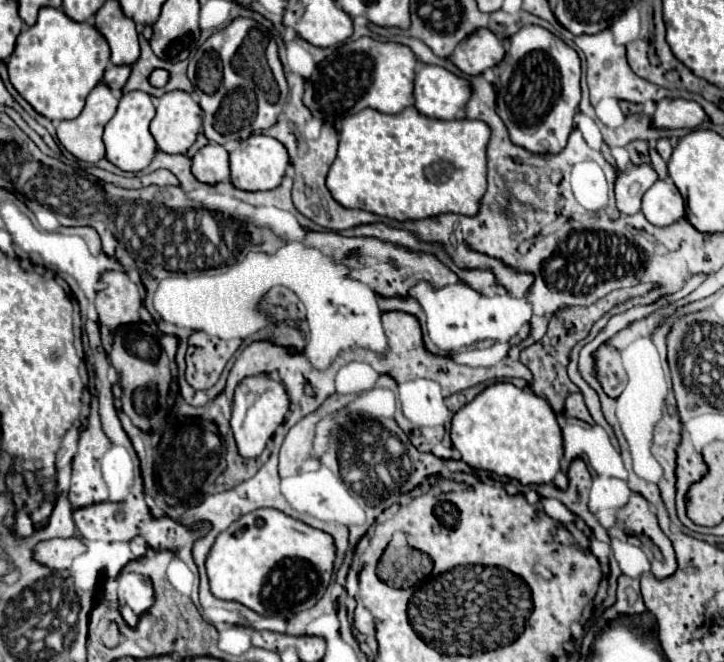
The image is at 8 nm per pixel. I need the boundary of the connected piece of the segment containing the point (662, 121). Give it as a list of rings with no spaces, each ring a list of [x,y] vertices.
[[[663,99],[653,113],[653,125],[665,129],[697,129],[705,119],[705,111],[699,103],[689,99]]]

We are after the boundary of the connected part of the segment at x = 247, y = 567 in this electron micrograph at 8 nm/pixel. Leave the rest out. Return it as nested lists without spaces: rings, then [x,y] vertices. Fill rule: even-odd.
[[[263,507],[243,515],[217,535],[207,553],[205,569],[211,593],[217,599],[237,601],[265,617],[291,617],[313,607],[325,593],[333,575],[335,543],[325,531]]]

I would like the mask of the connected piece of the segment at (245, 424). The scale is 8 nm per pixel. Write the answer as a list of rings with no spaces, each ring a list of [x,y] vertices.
[[[253,375],[245,377],[233,397],[231,405],[231,429],[239,447],[239,453],[247,459],[259,457],[261,451],[265,449],[267,441],[273,437],[275,429],[283,423],[285,415],[289,412],[289,397],[285,393],[285,387],[279,381],[271,381],[265,375]]]

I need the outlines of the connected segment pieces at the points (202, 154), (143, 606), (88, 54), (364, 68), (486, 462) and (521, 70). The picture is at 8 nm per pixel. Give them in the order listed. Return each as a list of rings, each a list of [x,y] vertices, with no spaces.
[[[209,143],[193,155],[193,175],[203,183],[229,181],[229,155],[223,145]]]
[[[121,573],[119,577],[119,603],[127,603],[137,615],[145,613],[153,605],[153,585],[139,573]]]
[[[41,7],[37,23],[21,31],[17,47],[5,63],[19,95],[43,117],[61,121],[75,119],[83,111],[87,95],[103,79],[109,55],[109,45],[95,25],[73,21],[63,9]]]
[[[359,37],[337,47],[327,59],[317,65],[317,71],[305,85],[303,103],[315,117],[331,119],[333,123],[359,113],[365,107],[381,113],[399,113],[415,103],[413,81],[415,81],[415,53],[401,43],[377,41],[371,37]]]
[[[513,383],[489,385],[471,403],[467,403],[463,409],[459,409],[451,423],[451,439],[453,439],[453,447],[461,451],[461,459],[465,463],[469,463],[471,467],[517,479],[523,485],[551,483],[555,479],[557,471],[561,469],[561,459],[563,459],[561,427],[555,419],[555,413],[551,409],[549,401],[535,393],[523,391],[523,389],[515,387]]]
[[[525,25],[509,39],[509,49],[503,61],[493,67],[493,71],[495,71],[495,91],[497,91],[497,115],[507,125],[511,141],[519,147],[525,147],[531,153],[541,153],[541,155],[559,153],[567,145],[569,133],[573,129],[573,117],[581,101],[581,87],[579,87],[581,61],[577,51],[547,29],[539,25]]]

